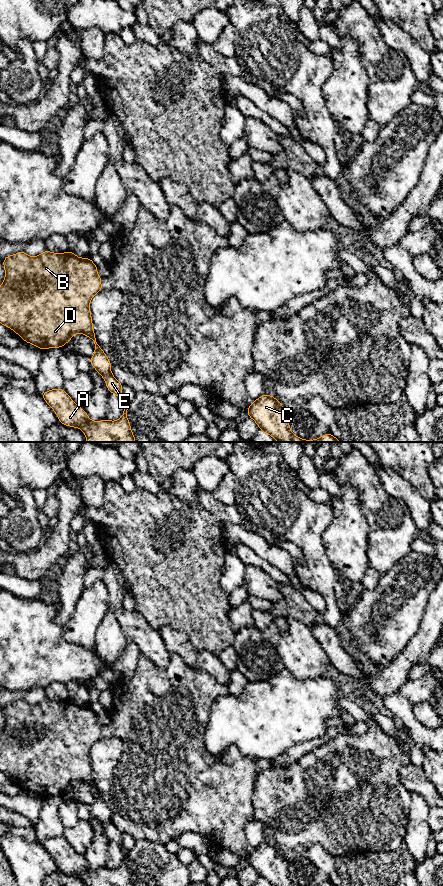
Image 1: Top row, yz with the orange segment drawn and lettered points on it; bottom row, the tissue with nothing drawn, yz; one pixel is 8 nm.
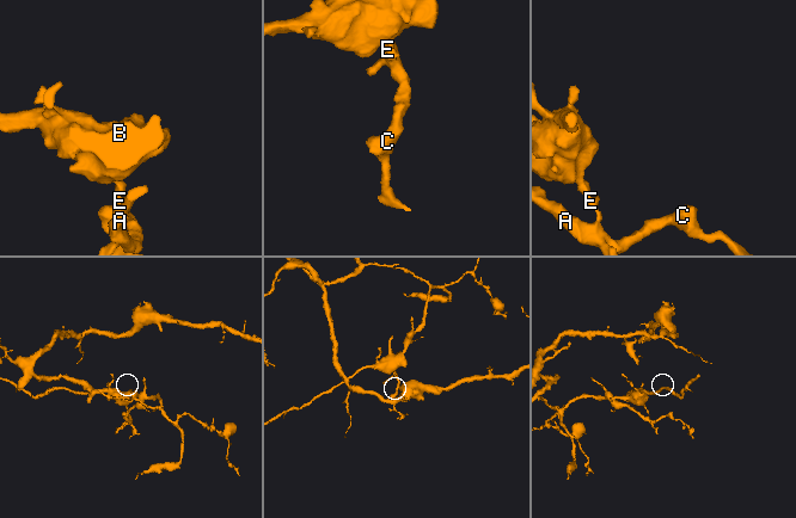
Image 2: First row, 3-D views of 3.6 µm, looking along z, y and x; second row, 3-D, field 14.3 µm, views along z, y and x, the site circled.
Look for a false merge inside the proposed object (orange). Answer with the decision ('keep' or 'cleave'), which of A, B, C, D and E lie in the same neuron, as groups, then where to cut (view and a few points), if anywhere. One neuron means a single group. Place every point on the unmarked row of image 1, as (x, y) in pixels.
cleave; A C E / B D; cut in yz along (100, 796), (95, 800)

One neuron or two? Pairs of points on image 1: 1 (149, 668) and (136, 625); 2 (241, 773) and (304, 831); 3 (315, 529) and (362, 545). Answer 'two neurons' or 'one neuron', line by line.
1: two neurons
2: two neurons
3: two neurons

